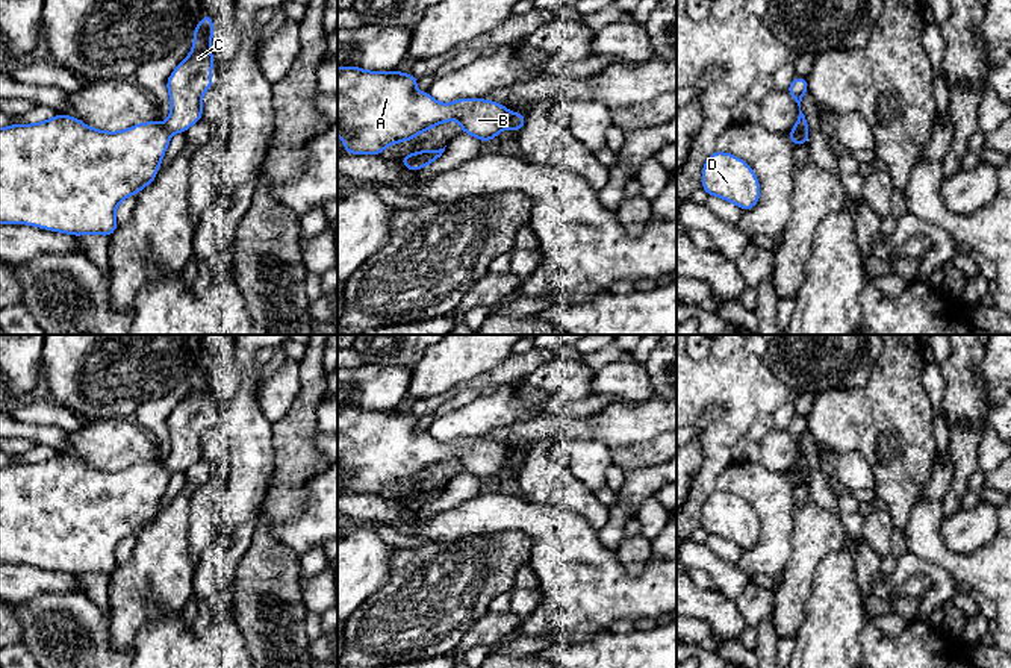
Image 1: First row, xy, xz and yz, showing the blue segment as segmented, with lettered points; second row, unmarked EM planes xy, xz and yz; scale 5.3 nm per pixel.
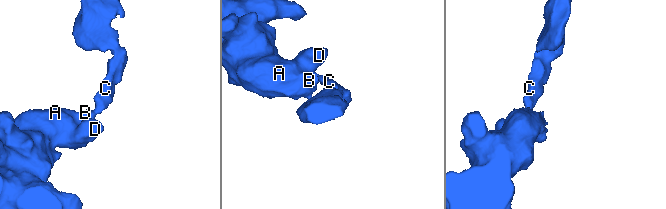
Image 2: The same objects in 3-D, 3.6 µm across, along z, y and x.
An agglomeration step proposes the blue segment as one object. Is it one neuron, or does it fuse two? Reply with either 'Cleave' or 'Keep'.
Cleave

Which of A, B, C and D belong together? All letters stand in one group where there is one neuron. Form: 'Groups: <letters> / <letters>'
Groups: A B D / C

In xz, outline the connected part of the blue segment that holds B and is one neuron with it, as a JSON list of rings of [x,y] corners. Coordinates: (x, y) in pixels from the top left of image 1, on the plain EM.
[[[338,406],[338,476],[344,477],[345,492],[381,492],[387,485],[410,480],[445,460],[457,459],[462,473],[480,480],[498,477],[507,467],[510,450],[490,439],[460,438],[453,442],[436,441],[428,430],[416,432],[419,418],[400,410],[366,410],[359,406]]]

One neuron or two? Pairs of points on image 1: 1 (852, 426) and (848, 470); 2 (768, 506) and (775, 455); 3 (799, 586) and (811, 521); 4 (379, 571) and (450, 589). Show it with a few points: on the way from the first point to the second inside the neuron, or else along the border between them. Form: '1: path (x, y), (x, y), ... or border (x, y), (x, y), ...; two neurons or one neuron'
1: border (837, 455), (858, 452), (869, 464), (874, 477); two neurons
2: border (760, 462), (772, 471), (786, 473); two neurons
3: path (799, 570), (811, 538); one neuron
4: border (392, 547), (389, 577), (365, 600); two neurons

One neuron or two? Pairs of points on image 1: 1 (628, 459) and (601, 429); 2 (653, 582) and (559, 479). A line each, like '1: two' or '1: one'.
1: two
2: two

